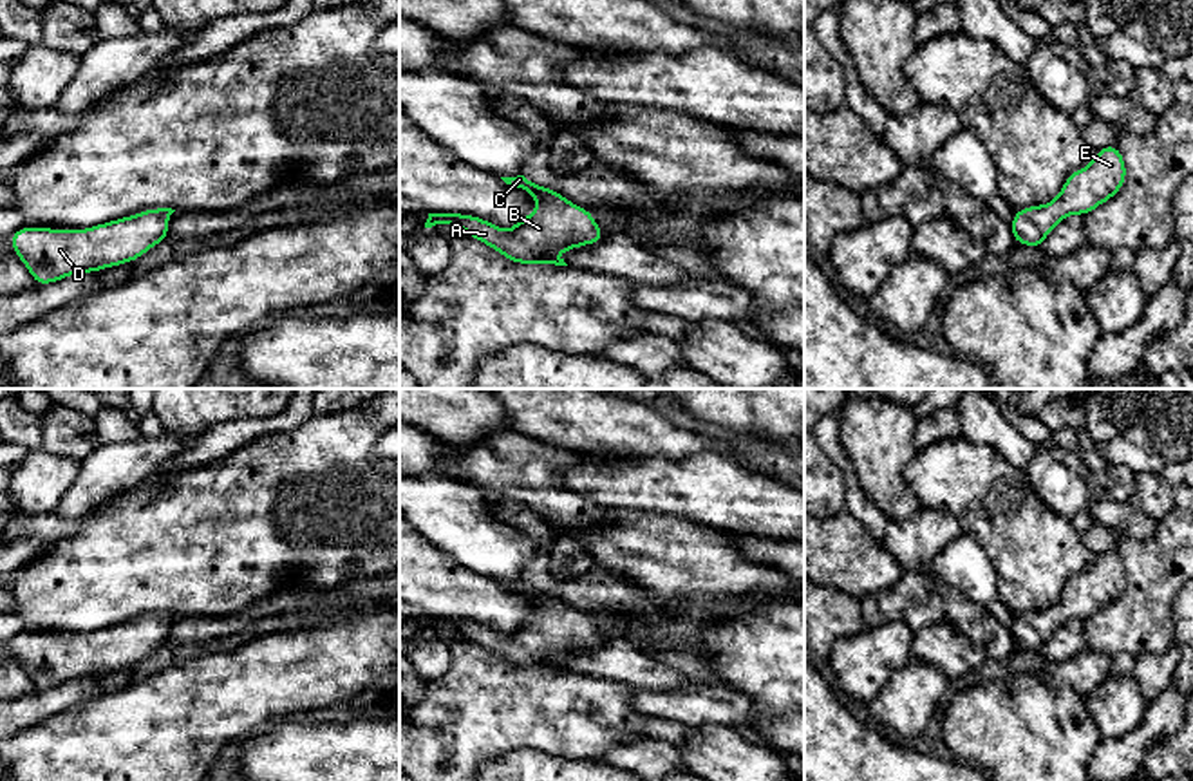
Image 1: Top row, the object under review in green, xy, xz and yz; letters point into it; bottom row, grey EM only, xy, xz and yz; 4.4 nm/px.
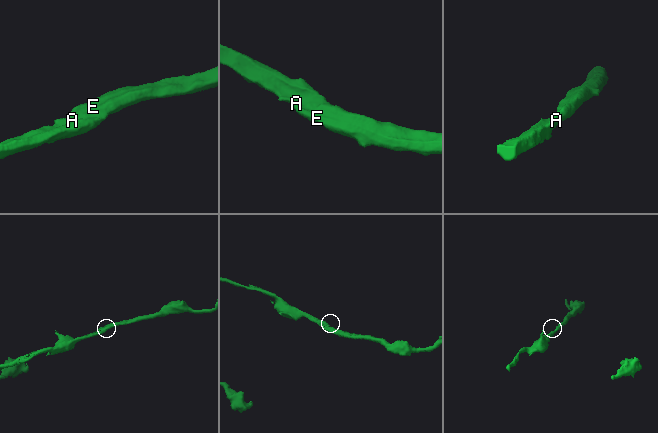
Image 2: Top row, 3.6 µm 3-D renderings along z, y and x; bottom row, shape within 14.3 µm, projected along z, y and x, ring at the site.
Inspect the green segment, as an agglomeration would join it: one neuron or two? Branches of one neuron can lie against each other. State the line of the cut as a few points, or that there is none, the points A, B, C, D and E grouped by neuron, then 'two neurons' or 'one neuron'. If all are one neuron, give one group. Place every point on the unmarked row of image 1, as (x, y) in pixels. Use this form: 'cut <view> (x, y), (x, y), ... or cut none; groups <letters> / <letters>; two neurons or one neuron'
cut none; groups A B C D E; one neuron

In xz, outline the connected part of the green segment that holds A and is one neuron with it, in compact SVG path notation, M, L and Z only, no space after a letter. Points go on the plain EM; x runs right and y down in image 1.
M524 580L501 582L506 589L533 600L540 609L512 635L503 635L492 627L466 618L428 618L425 633L436 629L459 631L468 642L475 642L519 669L555 669L568 671L555 656L568 656L584 649L596 649L606 642L593 618L569 607L555 595L535 589Z

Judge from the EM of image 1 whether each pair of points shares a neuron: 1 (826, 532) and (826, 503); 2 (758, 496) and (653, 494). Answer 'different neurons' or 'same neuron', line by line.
1: different neurons
2: same neuron

